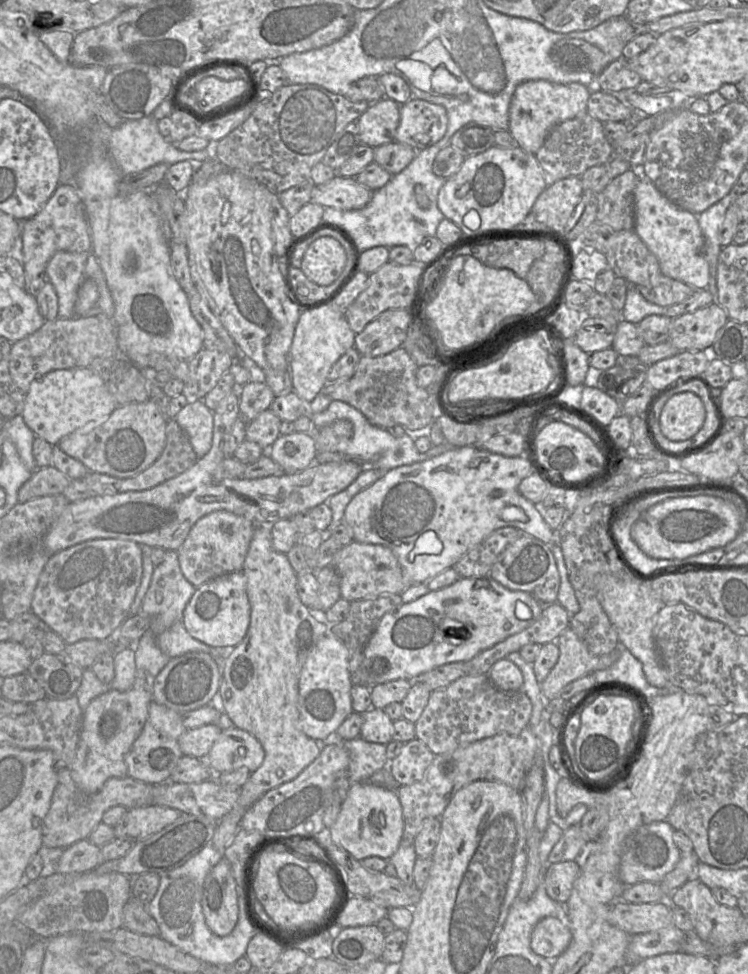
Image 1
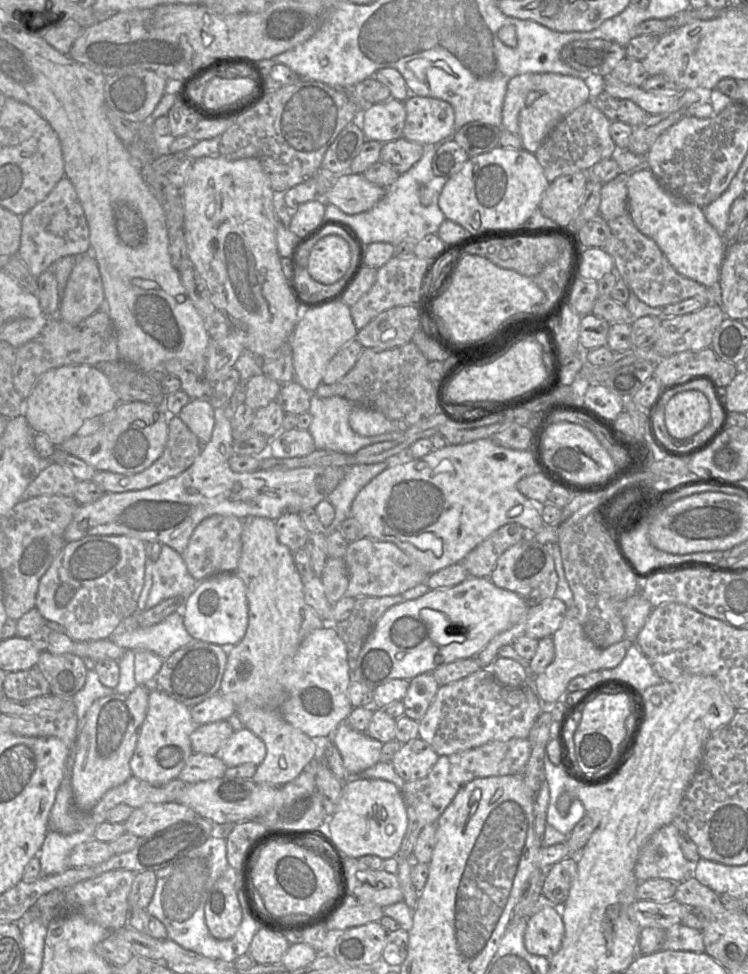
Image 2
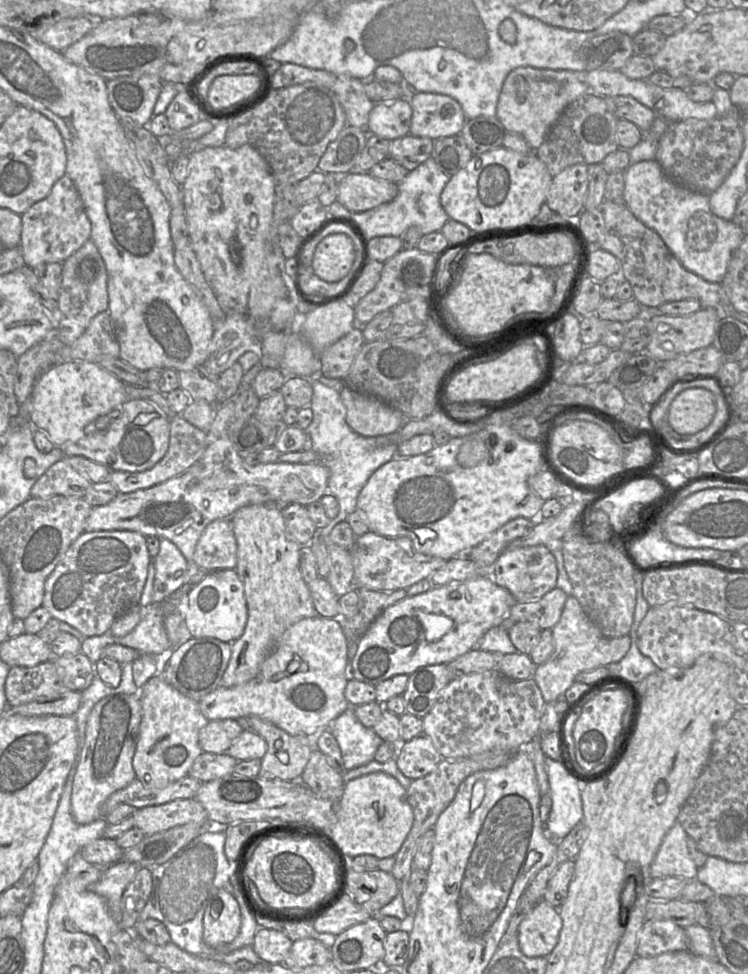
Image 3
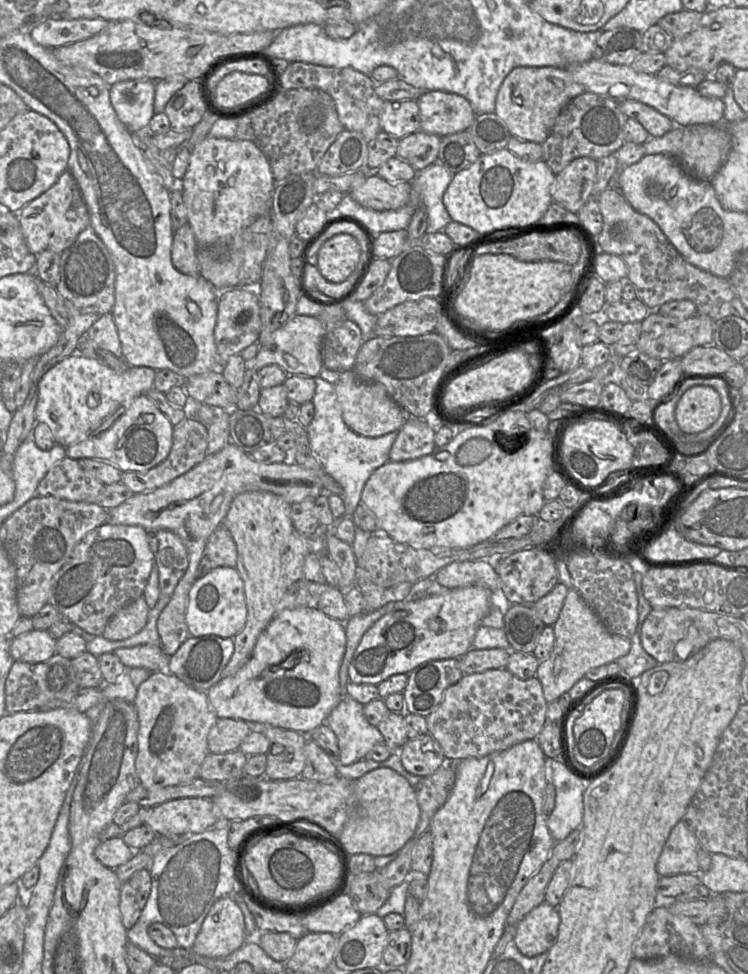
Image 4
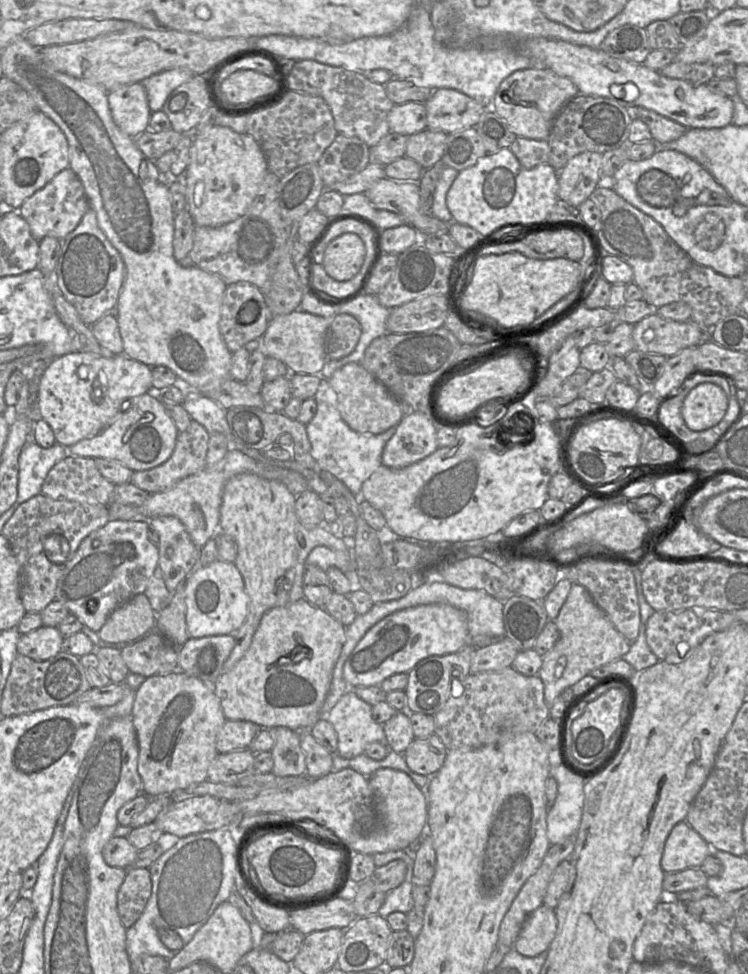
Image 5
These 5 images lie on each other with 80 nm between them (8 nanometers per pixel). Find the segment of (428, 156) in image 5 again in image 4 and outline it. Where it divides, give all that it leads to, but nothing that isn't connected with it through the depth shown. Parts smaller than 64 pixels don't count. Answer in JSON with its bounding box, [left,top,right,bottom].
[396,131,442,171]

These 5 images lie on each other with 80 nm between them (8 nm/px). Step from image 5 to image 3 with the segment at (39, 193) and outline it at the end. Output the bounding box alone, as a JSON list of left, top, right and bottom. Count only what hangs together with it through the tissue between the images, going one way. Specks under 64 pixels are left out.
[20,174,91,268]

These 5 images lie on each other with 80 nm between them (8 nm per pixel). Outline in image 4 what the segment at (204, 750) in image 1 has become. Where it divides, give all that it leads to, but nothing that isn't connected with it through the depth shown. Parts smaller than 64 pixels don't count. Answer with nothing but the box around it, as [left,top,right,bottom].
[208,718,250,754]

